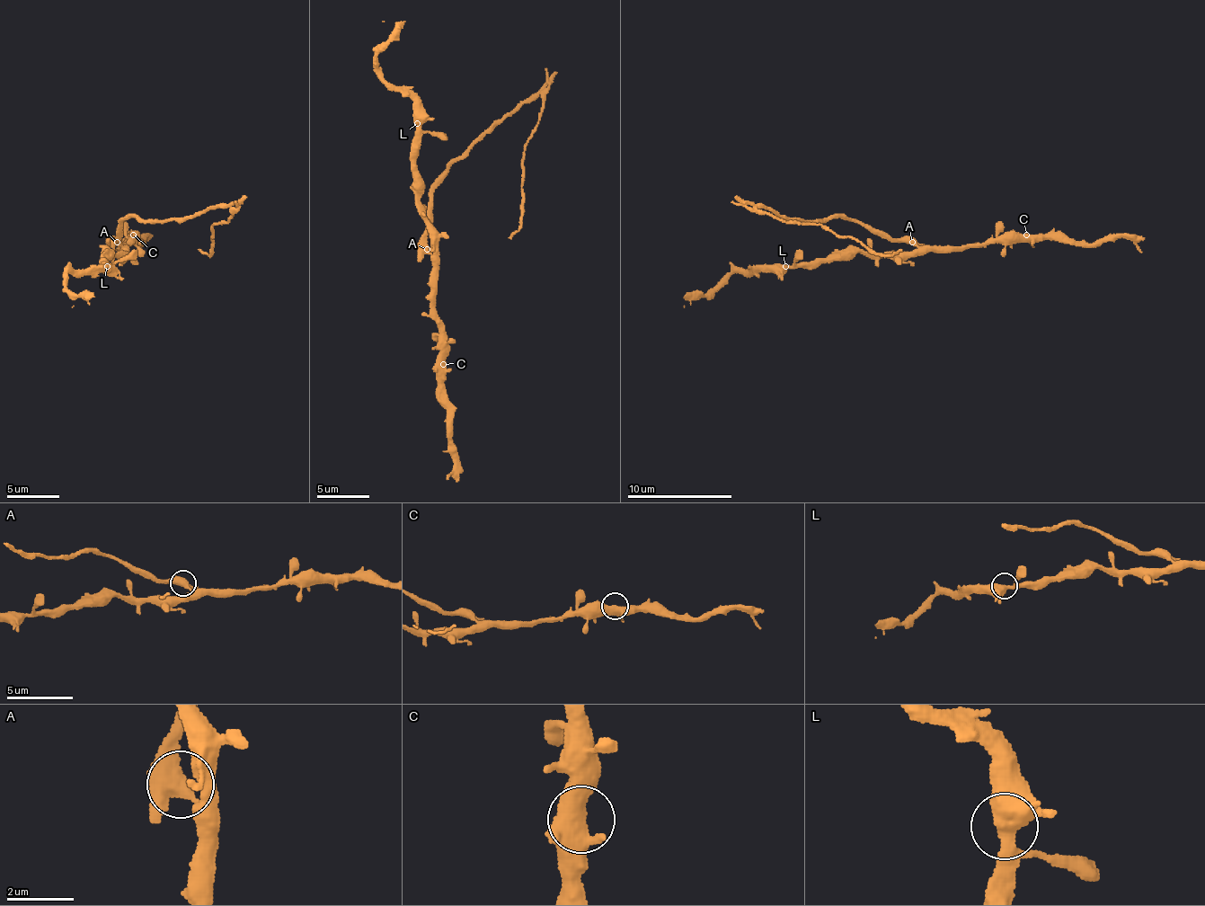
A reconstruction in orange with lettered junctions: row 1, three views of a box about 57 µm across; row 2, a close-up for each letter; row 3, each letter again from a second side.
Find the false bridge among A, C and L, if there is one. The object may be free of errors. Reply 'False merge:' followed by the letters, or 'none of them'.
False merge: A

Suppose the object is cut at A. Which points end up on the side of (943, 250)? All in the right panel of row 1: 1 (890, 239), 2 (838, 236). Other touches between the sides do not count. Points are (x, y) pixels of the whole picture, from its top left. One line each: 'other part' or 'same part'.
1: other part
2: other part

